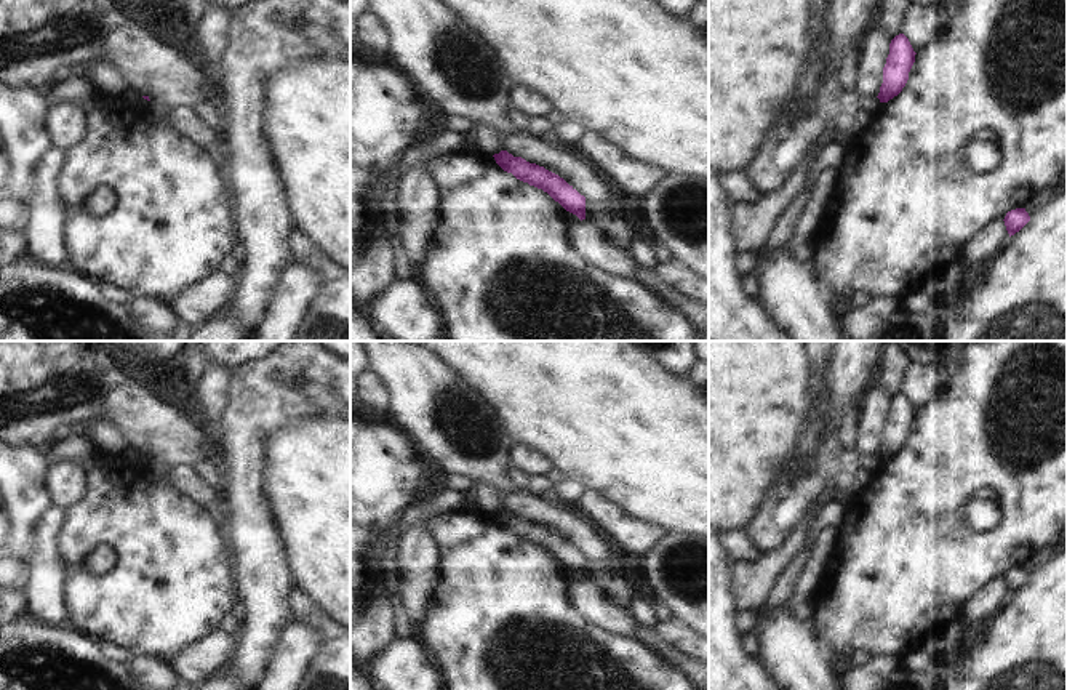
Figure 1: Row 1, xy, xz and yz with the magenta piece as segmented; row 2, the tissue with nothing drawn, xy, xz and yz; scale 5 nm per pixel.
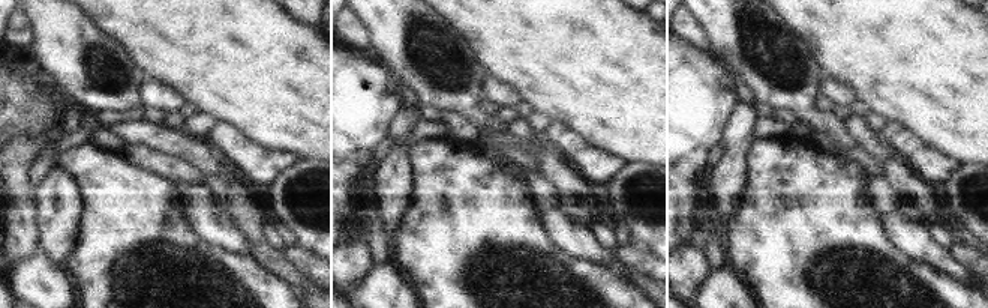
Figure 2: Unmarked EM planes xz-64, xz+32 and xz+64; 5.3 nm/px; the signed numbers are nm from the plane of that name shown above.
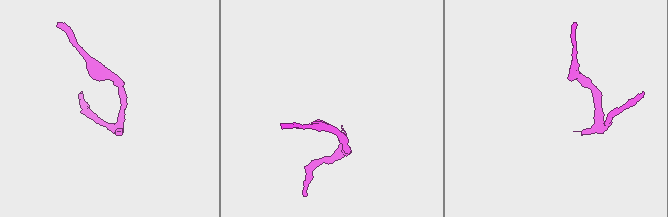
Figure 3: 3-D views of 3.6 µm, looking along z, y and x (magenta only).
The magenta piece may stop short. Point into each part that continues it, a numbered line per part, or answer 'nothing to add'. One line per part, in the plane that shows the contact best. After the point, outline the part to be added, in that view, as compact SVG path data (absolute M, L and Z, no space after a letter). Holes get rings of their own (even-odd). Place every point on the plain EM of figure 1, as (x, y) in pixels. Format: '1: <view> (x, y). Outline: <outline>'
nothing to add

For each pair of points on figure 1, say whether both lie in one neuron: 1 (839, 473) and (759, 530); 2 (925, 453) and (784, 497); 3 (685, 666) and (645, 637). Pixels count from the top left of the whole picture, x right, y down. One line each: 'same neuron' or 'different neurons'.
1: same neuron
2: different neurons
3: same neuron

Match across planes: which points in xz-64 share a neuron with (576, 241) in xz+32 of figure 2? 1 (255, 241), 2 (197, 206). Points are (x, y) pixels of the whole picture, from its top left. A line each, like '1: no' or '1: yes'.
1: no
2: yes

